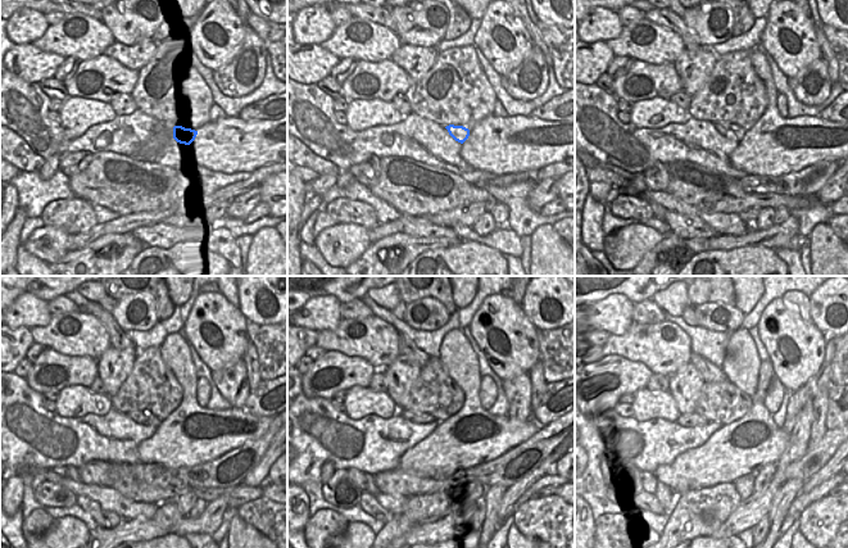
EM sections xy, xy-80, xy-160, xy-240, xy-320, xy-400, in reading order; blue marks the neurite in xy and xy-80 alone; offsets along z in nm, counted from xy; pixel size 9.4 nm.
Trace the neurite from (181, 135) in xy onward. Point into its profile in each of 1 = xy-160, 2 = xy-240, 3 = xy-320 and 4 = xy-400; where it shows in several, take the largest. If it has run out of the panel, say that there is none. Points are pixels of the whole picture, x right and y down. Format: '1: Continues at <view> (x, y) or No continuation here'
1: Continues at xy-160 (731, 131)
2: Continues at xy-240 (141, 417)
3: Continues at xy-320 (413, 417)
4: Continues at xy-400 (688, 420).

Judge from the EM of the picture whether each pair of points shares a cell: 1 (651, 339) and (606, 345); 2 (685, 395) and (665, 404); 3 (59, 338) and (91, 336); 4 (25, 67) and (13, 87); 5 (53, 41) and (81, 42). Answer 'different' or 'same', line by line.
1: same
2: different
3: same
4: different
5: same

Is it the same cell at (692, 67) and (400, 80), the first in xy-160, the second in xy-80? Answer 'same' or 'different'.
different

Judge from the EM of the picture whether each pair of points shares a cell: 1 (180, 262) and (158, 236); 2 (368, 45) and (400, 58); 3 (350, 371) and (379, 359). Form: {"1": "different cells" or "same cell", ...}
{"1": "different cells", "2": "different cells", "3": "different cells"}

